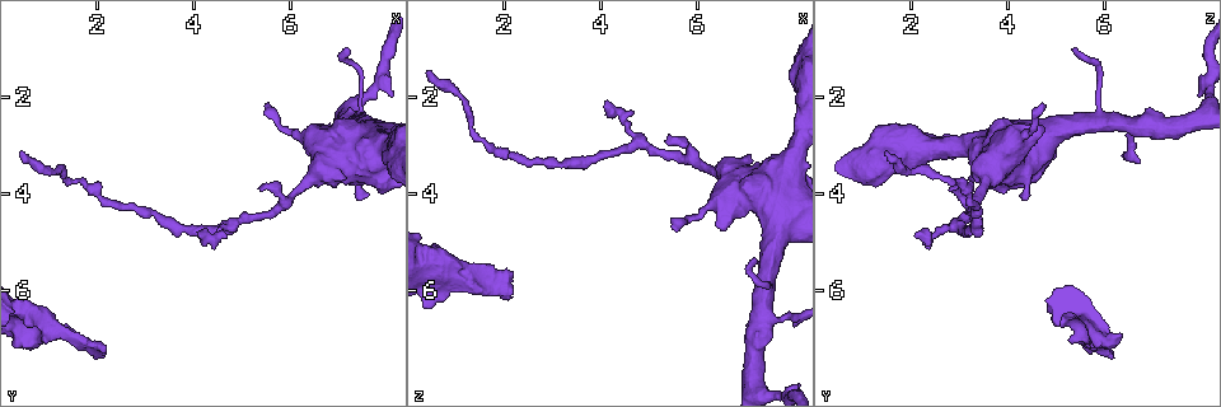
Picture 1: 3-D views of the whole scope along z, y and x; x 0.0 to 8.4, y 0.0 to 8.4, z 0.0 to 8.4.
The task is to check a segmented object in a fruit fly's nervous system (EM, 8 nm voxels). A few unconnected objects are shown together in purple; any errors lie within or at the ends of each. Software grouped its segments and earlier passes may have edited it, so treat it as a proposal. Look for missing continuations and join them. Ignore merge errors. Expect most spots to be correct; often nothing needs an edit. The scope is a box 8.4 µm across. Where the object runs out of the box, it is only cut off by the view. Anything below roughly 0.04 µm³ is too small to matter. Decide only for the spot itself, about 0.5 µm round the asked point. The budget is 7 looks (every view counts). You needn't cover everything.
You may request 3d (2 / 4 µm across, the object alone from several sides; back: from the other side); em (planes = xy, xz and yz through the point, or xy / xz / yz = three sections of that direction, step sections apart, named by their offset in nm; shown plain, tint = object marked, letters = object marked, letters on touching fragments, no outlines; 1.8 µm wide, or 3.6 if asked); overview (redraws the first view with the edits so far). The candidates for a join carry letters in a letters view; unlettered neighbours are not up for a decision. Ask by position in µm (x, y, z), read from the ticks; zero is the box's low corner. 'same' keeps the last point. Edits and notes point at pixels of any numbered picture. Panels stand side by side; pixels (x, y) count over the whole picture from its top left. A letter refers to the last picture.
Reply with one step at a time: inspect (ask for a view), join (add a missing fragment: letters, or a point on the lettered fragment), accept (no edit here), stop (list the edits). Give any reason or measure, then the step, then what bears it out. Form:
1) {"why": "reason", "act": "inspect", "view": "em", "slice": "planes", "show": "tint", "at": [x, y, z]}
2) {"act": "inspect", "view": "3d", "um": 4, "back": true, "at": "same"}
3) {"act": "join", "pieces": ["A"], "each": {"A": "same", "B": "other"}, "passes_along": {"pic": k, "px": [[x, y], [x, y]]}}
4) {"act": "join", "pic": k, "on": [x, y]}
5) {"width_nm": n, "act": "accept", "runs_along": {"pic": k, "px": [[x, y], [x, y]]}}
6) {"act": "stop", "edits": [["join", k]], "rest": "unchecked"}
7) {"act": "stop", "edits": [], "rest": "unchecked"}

{"why": "an open end", "act": "inspect", "view": "3d", "um": 2, "at": [2.15, 7.20, 5.65]}

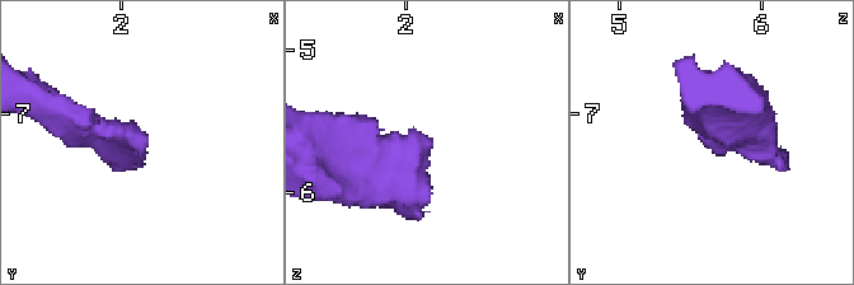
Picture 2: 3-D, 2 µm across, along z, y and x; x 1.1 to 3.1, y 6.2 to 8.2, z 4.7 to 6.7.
{"act": "inspect", "view": "em", "slice": "planes", "show": "letters", "at": [2.16, 7.20, 5.64]}

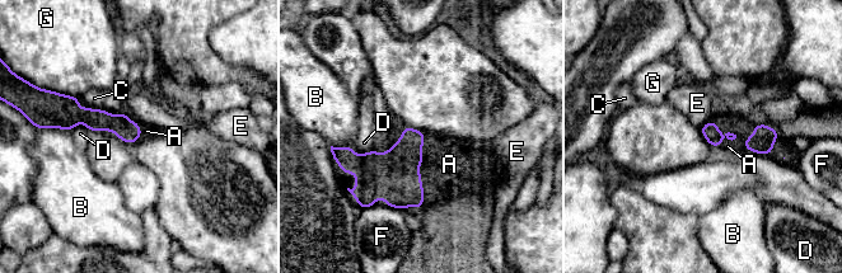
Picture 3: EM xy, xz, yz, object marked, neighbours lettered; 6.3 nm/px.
{"act": "join", "pieces": ["A"], "each": {"A": "same", "B": "other", "C": "other", "D": "other", "E": "other", "F": "other", "G": "other"}, "found": "it goes on there"}

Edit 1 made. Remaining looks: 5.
{"why": "tapers out", "act": "inspect", "view": "3d", "um": 4, "at": [5.55, 2.10, 4.70]}

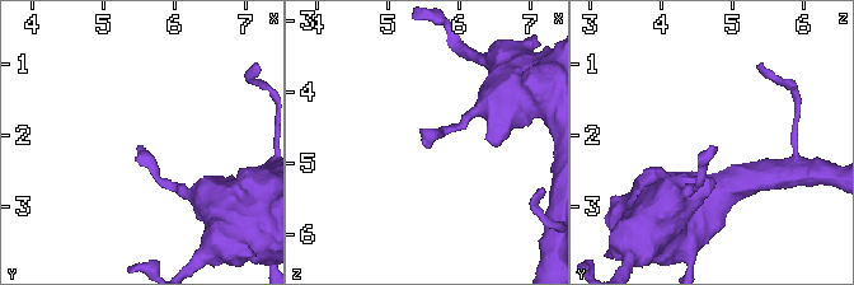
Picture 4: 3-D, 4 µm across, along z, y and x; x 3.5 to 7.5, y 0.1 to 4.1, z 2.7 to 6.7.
{"why": "need the tissue", "act": "inspect", "view": "em", "slice": "planes", "show": "letters", "at": [5.55, 2.15, 4.75]}

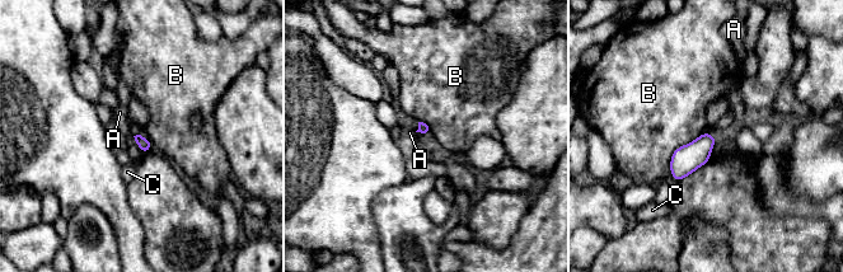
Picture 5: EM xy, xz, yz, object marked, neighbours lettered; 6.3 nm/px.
{"act": "accept", "each": {"A": "other", "B": "other", "C": "other"}, "found": "none of them fits"}

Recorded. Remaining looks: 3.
{"act": "stop", "edits": [["join", 3]], "rest": "unchecked"}

